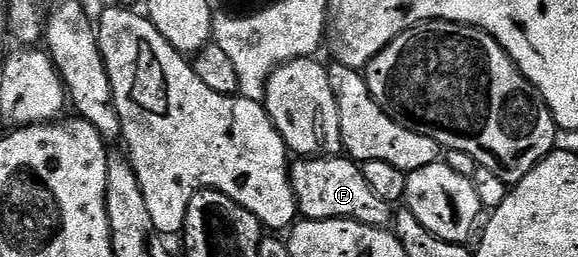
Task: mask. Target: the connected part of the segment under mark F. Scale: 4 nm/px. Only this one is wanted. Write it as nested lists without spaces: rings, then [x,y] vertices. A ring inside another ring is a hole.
[[[344,155],[298,159],[292,165],[289,181],[293,183],[298,213],[306,220],[358,220],[367,226],[383,228],[394,219],[395,212],[390,204],[367,186],[361,164]]]

